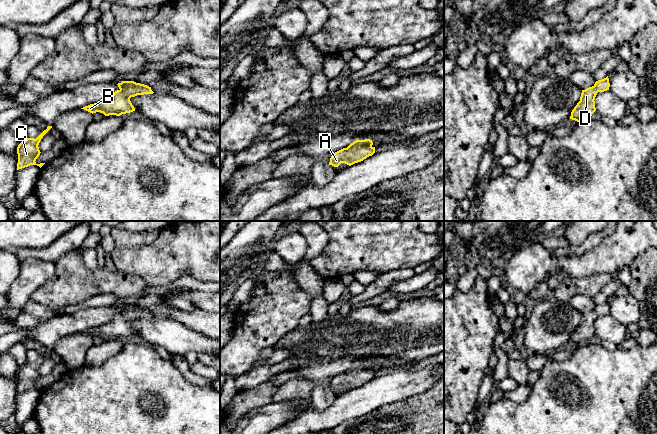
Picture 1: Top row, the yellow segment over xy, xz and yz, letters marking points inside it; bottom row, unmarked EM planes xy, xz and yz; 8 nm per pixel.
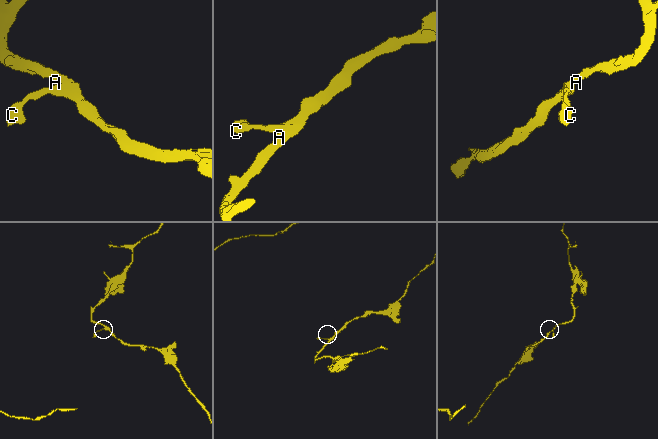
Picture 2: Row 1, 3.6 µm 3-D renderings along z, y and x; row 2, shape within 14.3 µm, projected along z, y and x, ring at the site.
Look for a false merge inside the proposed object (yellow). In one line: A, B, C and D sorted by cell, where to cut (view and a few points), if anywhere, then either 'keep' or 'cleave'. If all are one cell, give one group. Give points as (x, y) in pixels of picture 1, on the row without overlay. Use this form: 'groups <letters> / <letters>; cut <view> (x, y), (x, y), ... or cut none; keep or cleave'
groups A B C D; cut none; keep

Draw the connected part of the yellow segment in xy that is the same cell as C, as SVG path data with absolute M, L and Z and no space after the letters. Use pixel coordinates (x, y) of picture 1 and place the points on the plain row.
M48 350L46 354L44 354L36 363L27 362L25 365L21 366L17 371L18 378L18 387L17 394L28 391L30 389L37 389L40 392L45 387L37 388L35 385L40 379L39 367L43 360L52 352L52 350Z

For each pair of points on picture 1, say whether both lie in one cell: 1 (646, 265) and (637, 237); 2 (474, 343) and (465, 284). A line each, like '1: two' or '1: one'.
1: two
2: two

